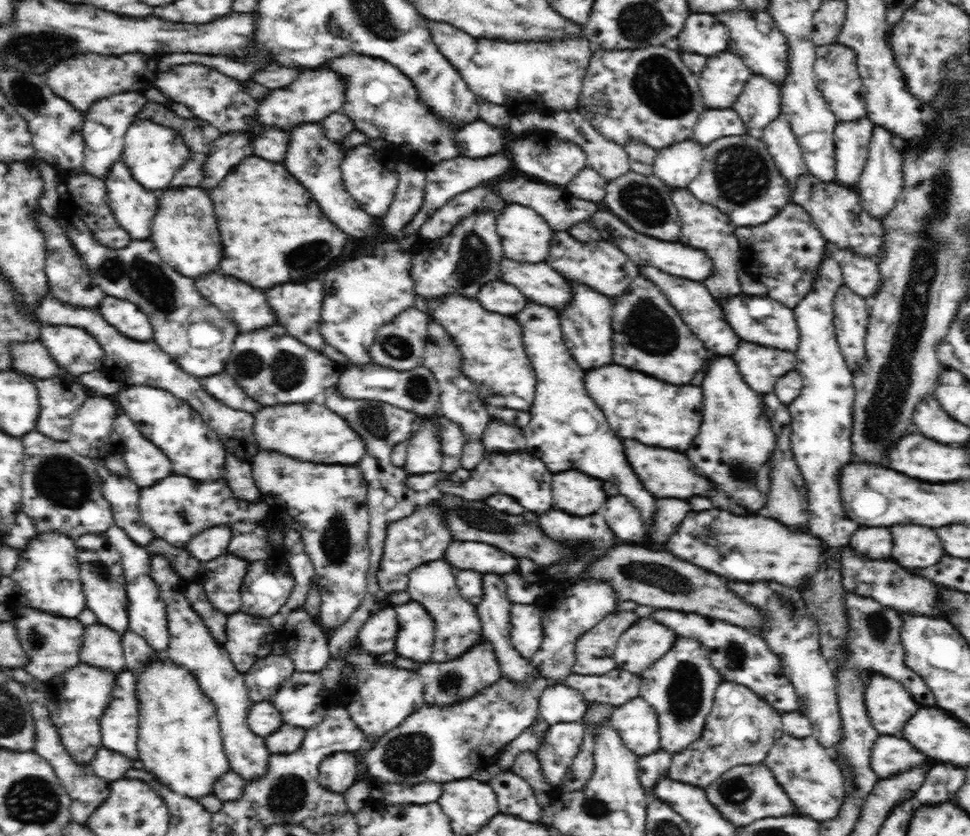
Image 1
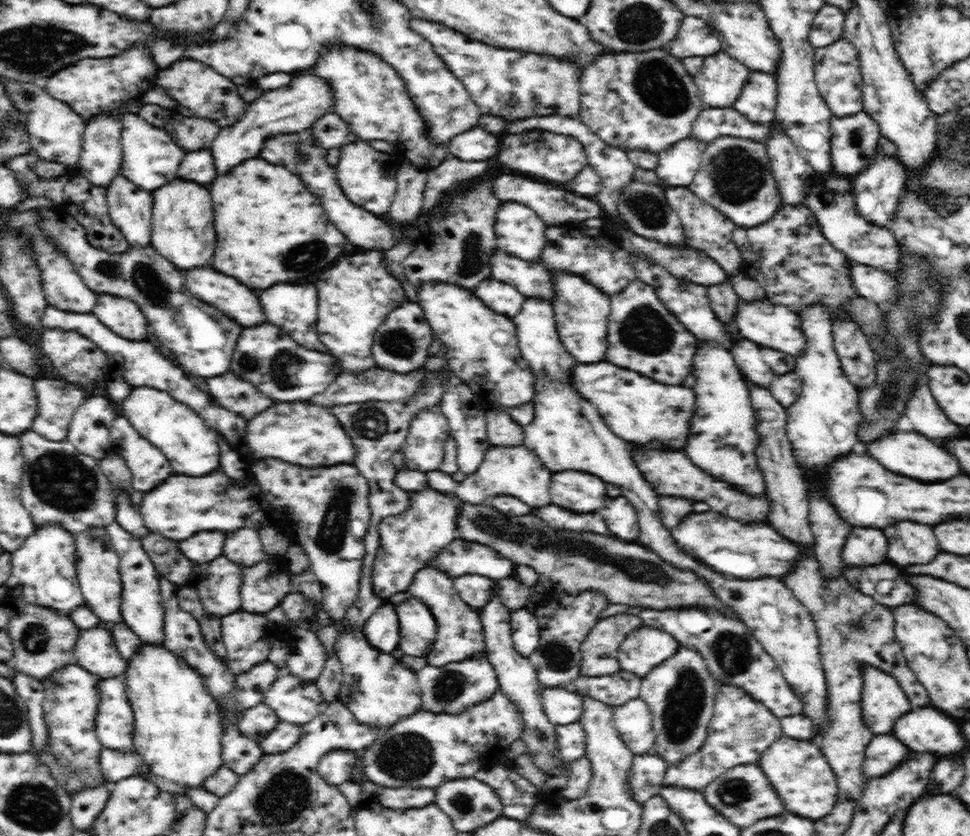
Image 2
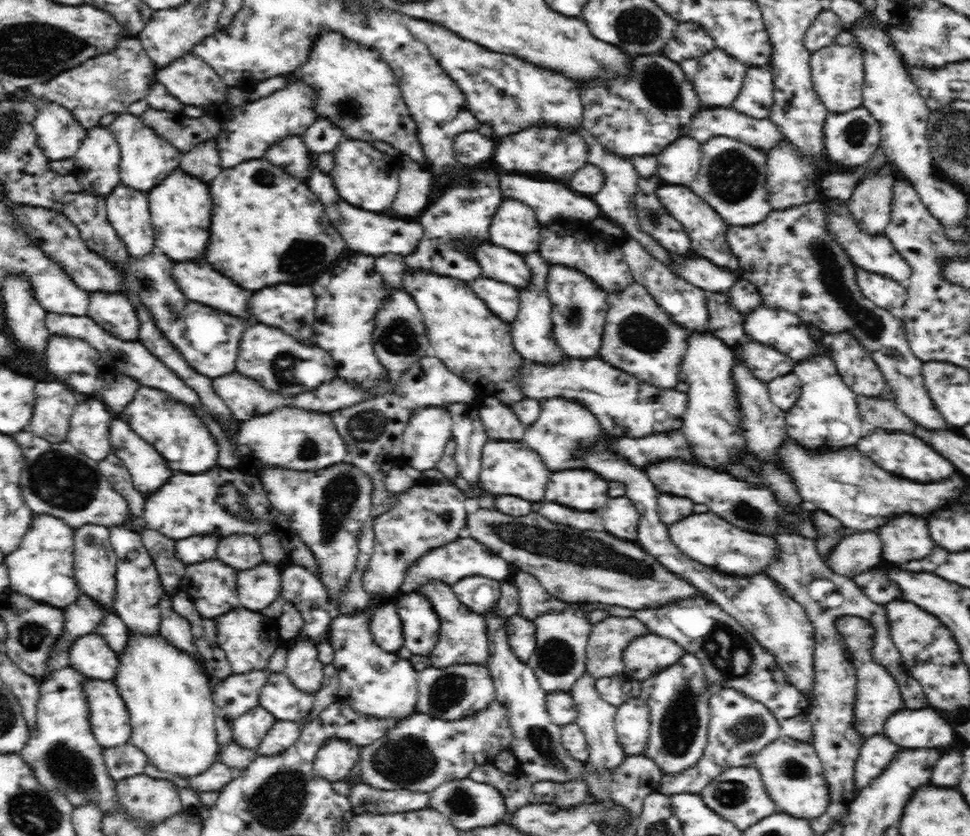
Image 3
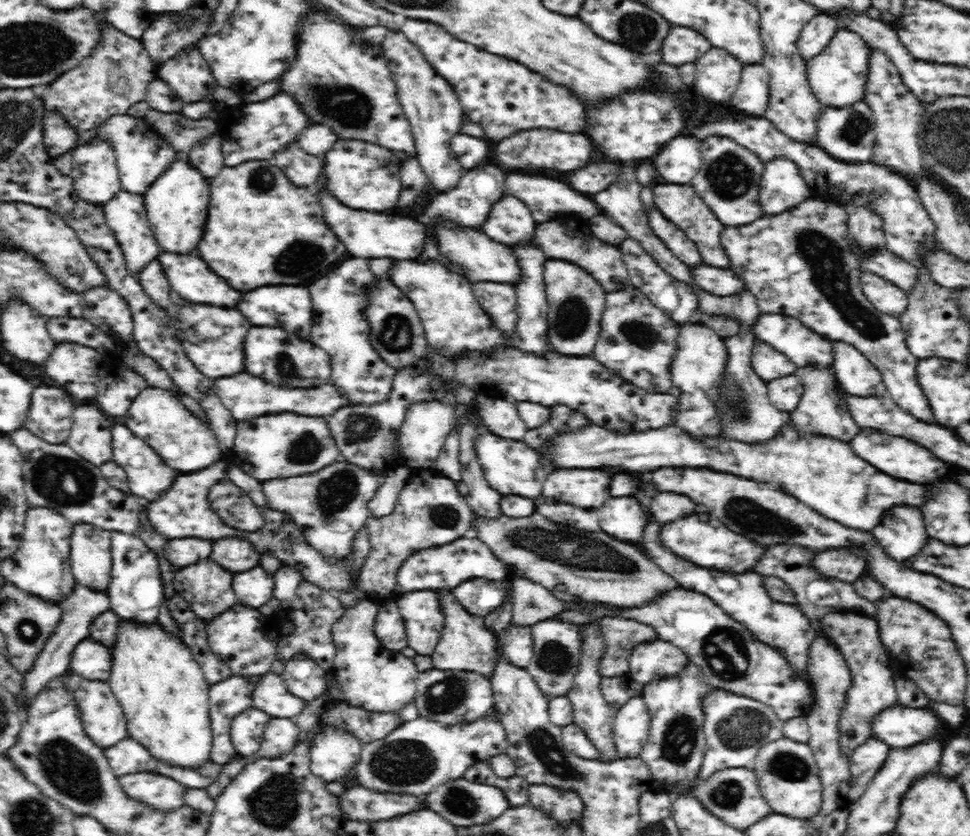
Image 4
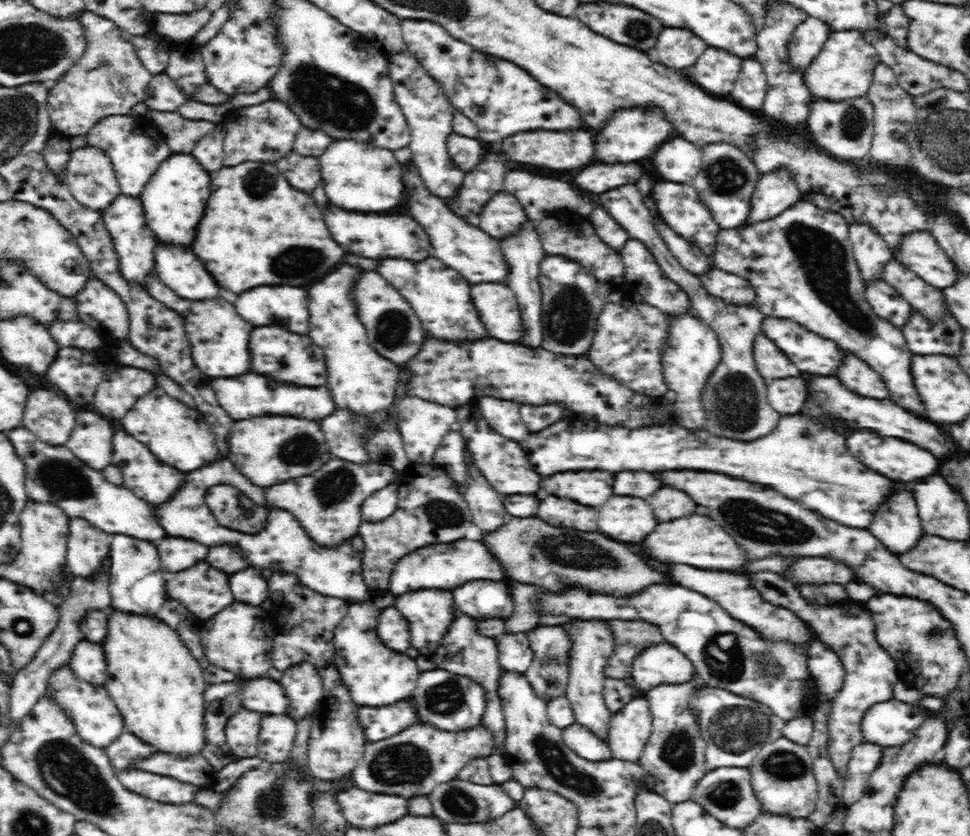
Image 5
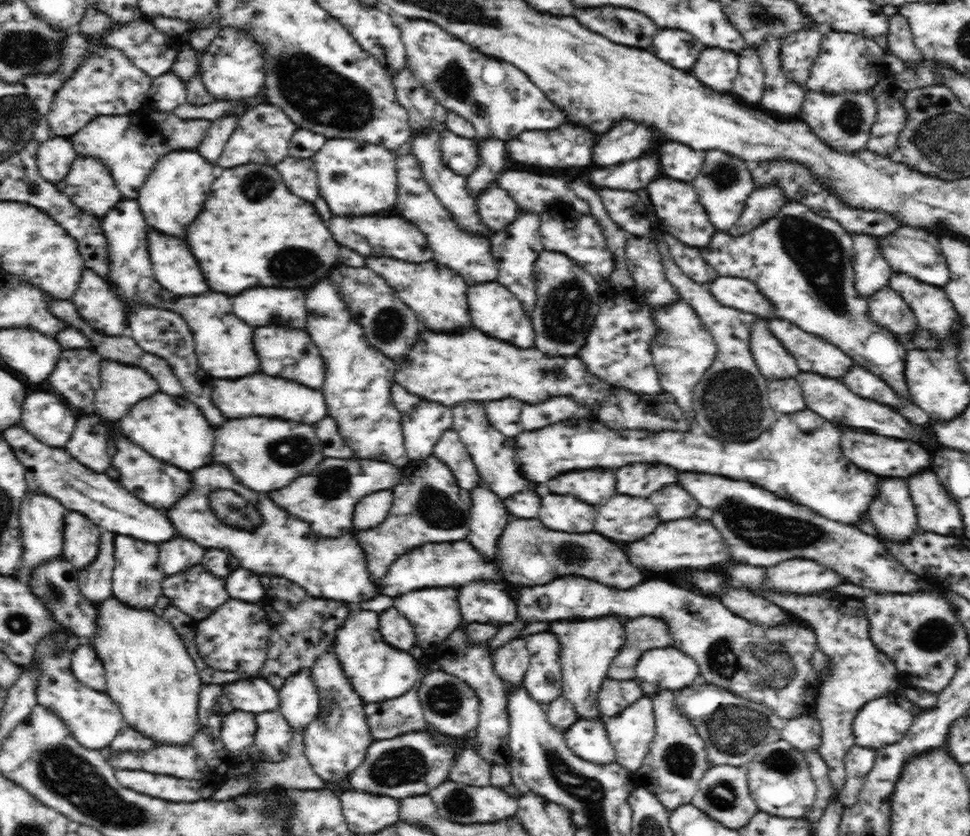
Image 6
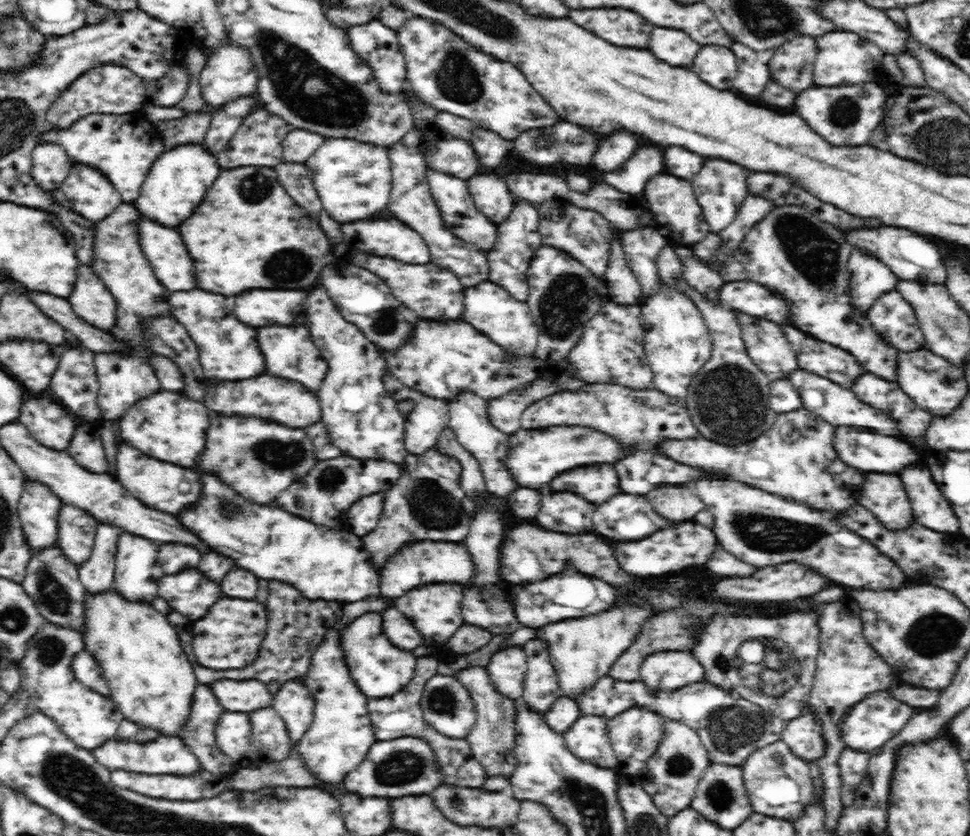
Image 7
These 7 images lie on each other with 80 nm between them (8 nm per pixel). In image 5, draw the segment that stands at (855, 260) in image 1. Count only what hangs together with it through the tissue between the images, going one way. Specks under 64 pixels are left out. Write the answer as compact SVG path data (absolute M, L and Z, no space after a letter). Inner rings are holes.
M884 280L870 283L865 289L871 310L901 330L912 315L913 308L910 303Z

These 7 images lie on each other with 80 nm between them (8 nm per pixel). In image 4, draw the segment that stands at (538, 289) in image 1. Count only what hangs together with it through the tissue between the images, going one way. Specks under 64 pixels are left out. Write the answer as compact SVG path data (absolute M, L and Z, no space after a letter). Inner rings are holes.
M442 219L437 225L437 242L440 244L441 254L450 262L466 268L464 276L472 282L499 282L511 285L521 278L513 250L501 242L488 237L481 229L457 228L454 224Z

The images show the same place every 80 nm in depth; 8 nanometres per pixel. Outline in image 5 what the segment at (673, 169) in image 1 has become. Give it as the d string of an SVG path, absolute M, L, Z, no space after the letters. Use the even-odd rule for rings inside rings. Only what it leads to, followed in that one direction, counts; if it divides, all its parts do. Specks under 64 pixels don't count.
M674 138L662 146L652 158L658 174L672 182L688 185L702 166L702 152L692 142Z

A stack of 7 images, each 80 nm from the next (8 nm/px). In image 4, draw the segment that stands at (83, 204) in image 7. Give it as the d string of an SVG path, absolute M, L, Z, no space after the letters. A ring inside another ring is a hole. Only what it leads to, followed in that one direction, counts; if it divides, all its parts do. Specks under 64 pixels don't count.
M97 138L72 152L70 177L81 200L103 206L121 190L112 145Z

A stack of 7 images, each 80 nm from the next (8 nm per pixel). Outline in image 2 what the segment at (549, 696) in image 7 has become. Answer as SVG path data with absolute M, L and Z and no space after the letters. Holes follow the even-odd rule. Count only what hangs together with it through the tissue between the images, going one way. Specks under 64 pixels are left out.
M556 591L552 594L546 594L542 604L539 604L538 610L534 613L537 616L538 623L541 625L539 648L528 656L530 664L536 670L538 681L544 689L555 687L570 689L571 683L582 676L582 644L599 622L598 615L600 612L608 605L609 600L600 592L594 594L592 591L582 591L578 595L568 595Z

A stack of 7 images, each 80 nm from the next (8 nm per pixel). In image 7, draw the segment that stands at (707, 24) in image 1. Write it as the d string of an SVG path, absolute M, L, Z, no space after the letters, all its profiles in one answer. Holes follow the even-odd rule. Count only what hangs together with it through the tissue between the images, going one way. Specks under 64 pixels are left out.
M654 28L654 34L650 36L648 50L666 64L672 66L688 66L694 62L696 52L701 49L692 37L683 30L662 30Z

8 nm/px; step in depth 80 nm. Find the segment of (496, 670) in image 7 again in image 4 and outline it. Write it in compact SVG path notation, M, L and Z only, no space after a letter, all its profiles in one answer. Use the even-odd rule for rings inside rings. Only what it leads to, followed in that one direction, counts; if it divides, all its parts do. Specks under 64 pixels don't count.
M510 624L506 631L497 636L497 641L501 646L500 654L513 666L521 667L523 670L528 668L534 652L530 627Z

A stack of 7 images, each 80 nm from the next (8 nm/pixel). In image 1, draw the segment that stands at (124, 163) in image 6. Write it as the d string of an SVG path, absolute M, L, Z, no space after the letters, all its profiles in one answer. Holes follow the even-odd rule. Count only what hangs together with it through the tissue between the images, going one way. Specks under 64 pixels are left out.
M133 119L124 138L124 159L130 173L146 190L157 191L168 189L170 181L190 158L186 143L170 127L160 126L154 122Z

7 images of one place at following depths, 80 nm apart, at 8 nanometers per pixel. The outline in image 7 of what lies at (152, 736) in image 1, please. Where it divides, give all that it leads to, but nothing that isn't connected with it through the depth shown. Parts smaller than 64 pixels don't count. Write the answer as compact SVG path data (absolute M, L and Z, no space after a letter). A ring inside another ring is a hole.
M113 587L104 590L101 594L84 592L83 604L85 604L85 628L84 631L80 632L83 634L84 648L96 659L97 664L102 668L104 679L110 687L110 698L120 709L123 718L135 722L135 724L142 726L142 728L158 730L159 734L181 734L182 728L186 725L186 720L188 720L190 715L190 704L192 704L194 690L197 690L196 686L198 686L198 682L196 682L192 664L184 654L179 637L172 624L169 624L167 616L160 614L150 603L127 600L127 598L122 597L116 592Z

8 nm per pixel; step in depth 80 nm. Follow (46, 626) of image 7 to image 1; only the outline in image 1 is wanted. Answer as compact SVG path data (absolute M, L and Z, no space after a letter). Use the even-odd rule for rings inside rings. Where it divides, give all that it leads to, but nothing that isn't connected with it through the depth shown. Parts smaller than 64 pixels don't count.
M132 671L118 674L113 683L113 698L100 720L100 734L106 749L138 759L138 699L134 695L136 680Z

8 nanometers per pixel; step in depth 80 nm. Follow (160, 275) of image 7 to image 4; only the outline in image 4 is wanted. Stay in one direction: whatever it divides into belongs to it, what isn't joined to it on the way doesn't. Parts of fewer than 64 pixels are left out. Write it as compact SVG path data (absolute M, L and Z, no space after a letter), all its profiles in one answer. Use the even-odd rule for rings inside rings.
M162 249L157 259L160 260L161 266L164 268L166 278L170 278L169 285L173 287L174 292L180 294L187 301L234 308L236 302L244 296L244 292L240 294L240 292L232 290L222 278L218 278L198 256L184 254L182 258L178 258L178 254L166 254L166 252Z

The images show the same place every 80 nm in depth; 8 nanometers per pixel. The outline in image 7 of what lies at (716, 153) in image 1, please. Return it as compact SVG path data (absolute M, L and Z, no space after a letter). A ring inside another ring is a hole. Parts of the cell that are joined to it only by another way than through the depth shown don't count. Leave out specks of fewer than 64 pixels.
M712 158L704 164L702 172L692 180L692 186L694 186L694 194L698 194L698 204L702 207L710 232L714 234L724 230L733 222L740 204L748 196L744 168L726 160L718 160L718 158Z

